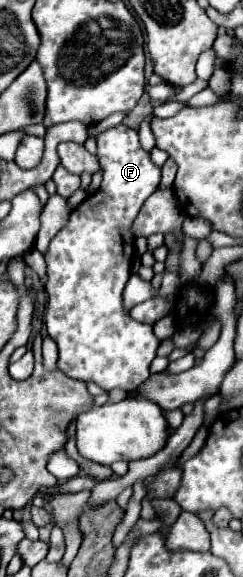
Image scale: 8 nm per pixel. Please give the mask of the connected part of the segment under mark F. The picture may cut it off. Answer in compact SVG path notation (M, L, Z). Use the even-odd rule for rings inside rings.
M118 124L98 138L98 158L104 168L104 178L96 194L90 194L78 204L66 222L66 226L52 238L46 258L48 274L48 308L46 308L46 330L58 344L58 368L76 380L92 380L104 390L120 388L124 392L136 390L148 380L148 366L156 356L158 338L150 324L136 322L128 316L122 306L122 290L130 278L130 266L134 260L134 234L132 222L138 216L142 204L160 184L160 168L152 162L150 154L142 150L138 142L138 130Z

